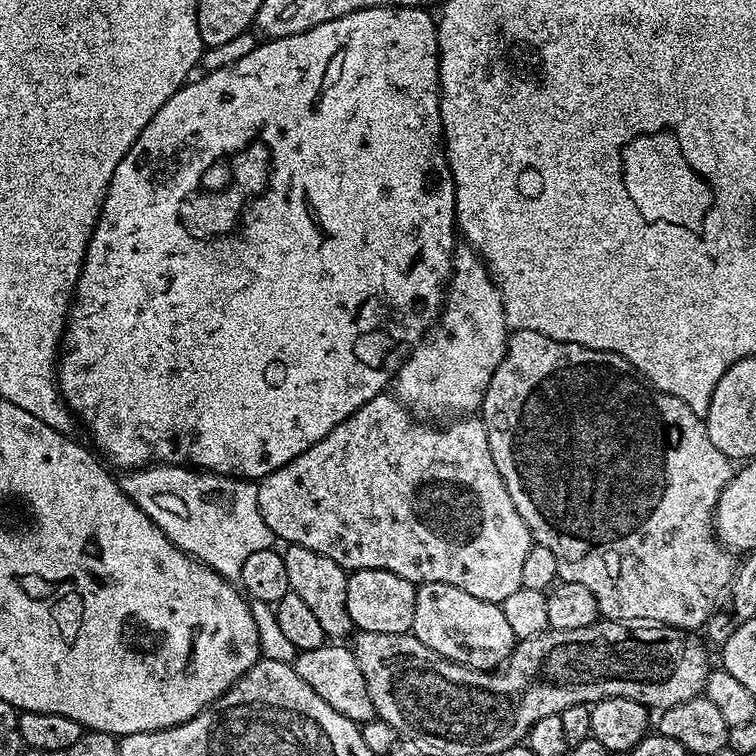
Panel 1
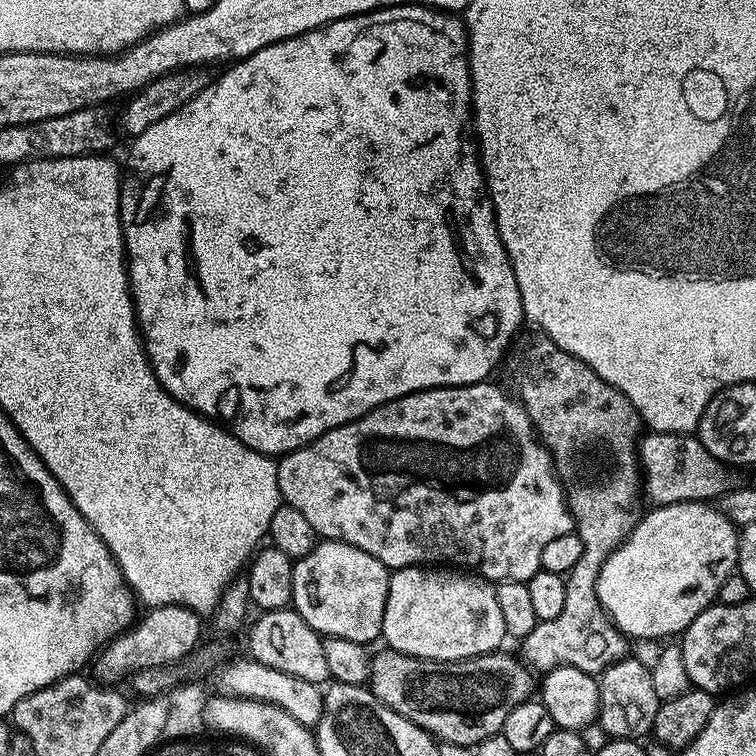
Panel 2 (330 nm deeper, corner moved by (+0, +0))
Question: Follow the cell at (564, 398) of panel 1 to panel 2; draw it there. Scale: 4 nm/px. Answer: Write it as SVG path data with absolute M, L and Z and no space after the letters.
M531 331L517 335L516 339L509 344L502 361L502 372L504 368L505 374L508 375L507 387L511 389L515 399L531 418L540 443L552 454L557 477L566 489L574 531L582 538L582 558L578 558L574 570L567 573L564 582L566 602L561 612L555 618L541 620L534 626L534 630L530 630L530 634L524 636L522 659L529 669L540 674L562 666L574 666L583 672L599 674L605 672L614 662L625 659L627 652L624 651L629 644L624 633L617 630L616 625L612 623L610 617L605 614L603 606L598 602L596 583L606 558L640 523L642 469L638 459L638 437L641 435L642 421L638 410L634 410L630 398L626 398L622 390L610 386L610 382L606 382L595 370L586 366L586 362L559 348L543 332Z

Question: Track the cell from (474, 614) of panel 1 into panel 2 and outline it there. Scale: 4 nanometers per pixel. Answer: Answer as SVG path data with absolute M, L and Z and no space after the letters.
M448 566L397 568L389 575L382 640L391 651L454 662L495 652L507 636L495 587L483 576Z

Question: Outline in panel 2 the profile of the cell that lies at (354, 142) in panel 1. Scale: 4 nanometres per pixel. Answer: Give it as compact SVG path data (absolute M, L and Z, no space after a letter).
M397 2L397 4L396 4L396 5L394 5L394 6L393 6L393 8L377 8L377 9L376 9L376 11L375 11L375 12L363 12L363 14L362 14L362 15L361 15L361 16L347 16L347 17L346 17L346 18L342 18L342 19L341 19L341 20L331 20L331 21L330 21L330 22L329 22L329 24L324 24L324 25L322 25L322 27L320 27L320 28L315 28L315 29L314 29L314 30L310 30L310 31L309 31L309 32L303 32L303 33L302 33L302 34L298 34L298 35L297 35L297 36L291 36L291 37L290 37L290 38L286 38L286 39L285 39L285 40L279 40L279 41L278 41L278 42L274 42L274 43L273 43L273 44L271 44L271 45L270 45L270 46L266 46L266 47L265 47L265 48L263 48L263 49L262 49L262 50L258 50L258 51L257 51L257 52L256 52L256 53L254 53L254 55L252 55L252 56L246 56L246 57L244 57L244 59L243 59L243 60L237 60L237 61L235 61L235 63L233 63L233 64L232 64L232 65L231 65L231 67L229 67L229 68L232 68L232 69L230 69L230 70L229 70L229 72L224 72L224 73L222 73L222 74L221 74L221 76L220 76L220 77L218 77L218 78L217 78L217 80L216 80L216 77L215 77L215 79L213 79L213 80L212 80L212 81L211 81L211 82L210 82L210 83L208 83L208 85L206 85L206 86L205 86L205 88L204 88L204 89L202 89L202 90L201 90L201 92L199 92L199 93L198 93L198 94L197 94L197 95L196 95L196 96L195 96L195 97L194 97L194 98L190 98L190 102L186 102L186 106L182 106L182 107L181 107L181 108L179 108L179 109L178 109L178 110L174 110L174 114L166 114L166 118L162 118L162 122L154 122L154 126L146 126L146 130L142 130L142 134L141 134L141 135L140 135L140 136L138 136L138 137L135 137L135 139L133 139L133 140L132 140L132 141L131 141L131 143L132 143L132 153L130 153L130 154L129 154L129 156L128 156L128 168L127 168L127 164L126 164L126 171L125 171L125 172L124 172L124 173L123 173L123 176L122 176L122 183L121 183L121 185L120 185L120 225L121 225L121 226L122 226L122 230L123 230L123 231L124 231L124 251L125 251L125 253L126 253L126 259L127 259L127 261L128 261L128 284L129 284L129 285L130 285L130 287L132 287L132 303L133 303L133 304L135 304L135 305L136 305L136 322L137 322L137 325L138 325L138 327L139 327L139 329L140 329L140 338L141 338L141 340L143 340L143 342L144 342L144 352L145 352L145 353L146 353L146 354L147 354L147 356L148 356L148 361L149 361L149 362L151 362L151 364L152 364L152 369L154 369L154 371L155 371L155 372L156 372L156 377L157 377L157 378L158 378L158 382L159 382L159 383L160 383L160 385L162 385L162 386L163 386L163 388L165 388L165 390L167 390L167 391L168 391L168 393L169 393L169 394L170 394L170 395L171 395L171 396L173 396L173 398L174 398L174 399L175 399L175 400L177 400L177 401L178 401L178 403L180 403L180 404L185 404L185 406L187 406L187 408L189 408L189 409L190 409L190 410L194 410L194 411L195 411L195 412L198 412L198 413L200 413L200 415L202 415L202 416L207 416L207 417L208 417L208 419L209 419L209 420L214 420L214 421L216 421L216 423L217 423L217 424L219 424L219 425L221 425L221 426L223 426L223 427L225 427L225 428L227 428L227 429L228 429L228 431L230 431L230 432L233 432L233 434L235 434L235 435L236 435L236 436L237 436L237 438L239 438L239 440L240 440L240 441L241 441L241 442L242 442L242 443L244 443L244 444L245 444L245 445L246 445L246 446L250 446L250 447L251 447L251 448L253 448L253 449L254 449L254 450L258 450L258 451L259 451L259 452L262 452L262 453L264 453L264 455L266 455L266 456L271 456L271 457L273 457L273 458L279 458L279 457L282 457L282 456L285 456L285 455L286 455L286 453L287 453L287 452L293 452L293 451L294 451L294 450L298 450L298 449L299 449L299 448L301 448L301 447L302 447L302 446L306 446L306 445L307 445L307 444L309 444L309 443L310 443L310 442L314 442L314 441L315 441L315 440L317 440L317 439L318 439L318 437L319 437L319 436L321 436L321 435L322 435L322 434L326 434L326 433L327 433L327 432L329 432L329 431L330 431L330 430L334 430L334 429L335 429L335 428L337 428L337 427L338 427L338 426L342 426L342 425L343 425L343 424L348 424L348 423L349 423L349 422L350 422L350 421L351 421L351 420L357 420L357 418L358 418L358 417L360 417L360 416L365 416L365 415L366 415L366 413L368 413L368 412L369 412L369 411L370 411L370 410L374 410L374 409L375 409L375 408L377 408L377 407L378 407L378 406L382 406L382 405L383 405L383 404L385 404L385 403L386 403L386 402L390 402L390 401L391 401L391 400L397 400L397 399L398 399L398 398L402 398L402 397L403 397L403 396L409 396L409 395L410 395L410 394L414 394L414 393L415 393L415 392L424 392L424 391L425 391L425 390L426 390L426 389L428 389L428 388L457 388L457 386L459 386L459 384L478 384L478 383L481 383L481 382L484 382L484 381L487 381L487 380L488 380L488 379L489 379L489 377L491 377L491 376L488 376L488 375L490 375L490 374L491 374L491 372L492 372L492 371L494 371L494 370L495 370L495 368L496 368L496 371L497 371L497 368L498 368L498 365L499 365L499 364L500 364L500 363L501 363L501 361L503 361L503 359L504 359L504 357L505 357L505 355L506 355L506 353L507 353L507 351L508 351L508 346L509 346L509 344L511 344L511 343L512 343L512 341L513 341L513 340L515 340L515 339L516 339L516 337L517 337L517 335L518 335L518 333L519 333L519 332L520 332L520 331L521 331L521 328L520 328L520 323L522 323L522 322L523 322L523 323L525 323L525 320L526 320L526 317L525 317L525 314L524 314L524 307L523 307L523 306L522 306L522 298L521 298L521 297L520 297L520 291L519 291L519 290L518 290L518 278L514 278L514 270L513 270L513 269L512 269L512 263L511 263L511 262L510 262L510 258L509 258L509 257L508 257L508 255L507 255L507 254L506 254L506 250L505 250L505 249L504 249L504 247L503 247L503 246L502 246L502 238L501 238L501 237L500 237L500 235L499 235L499 234L498 234L498 226L497 226L497 225L496 225L496 211L495 211L495 210L494 210L494 209L493 209L493 208L492 208L492 199L490 199L490 197L488 197L488 183L486 183L486 182L485 182L485 180L484 180L484 169L483 169L483 168L481 168L481 166L480 166L480 154L479 154L479 151L478 151L478 141L477 141L477 139L476 139L476 137L475 137L475 135L474 135L474 128L473 128L473 125L472 125L472 124L471 124L471 123L470 123L470 121L471 121L471 120L472 120L472 75L471 75L471 74L470 74L470 66L469 66L469 65L468 65L468 29L467 29L467 28L465 28L465 27L464 27L464 21L463 21L463 19L461 19L461 17L460 17L460 16L459 16L459 15L456 15L456 14L453 14L453 13L451 13L451 12L446 12L446 11L443 11L443 10L437 10L437 9L434 9L434 8L426 8L426 7L424 7L424 5L423 5L423 3L420 3L420 2L416 2L416 4L404 4L404 2Z

